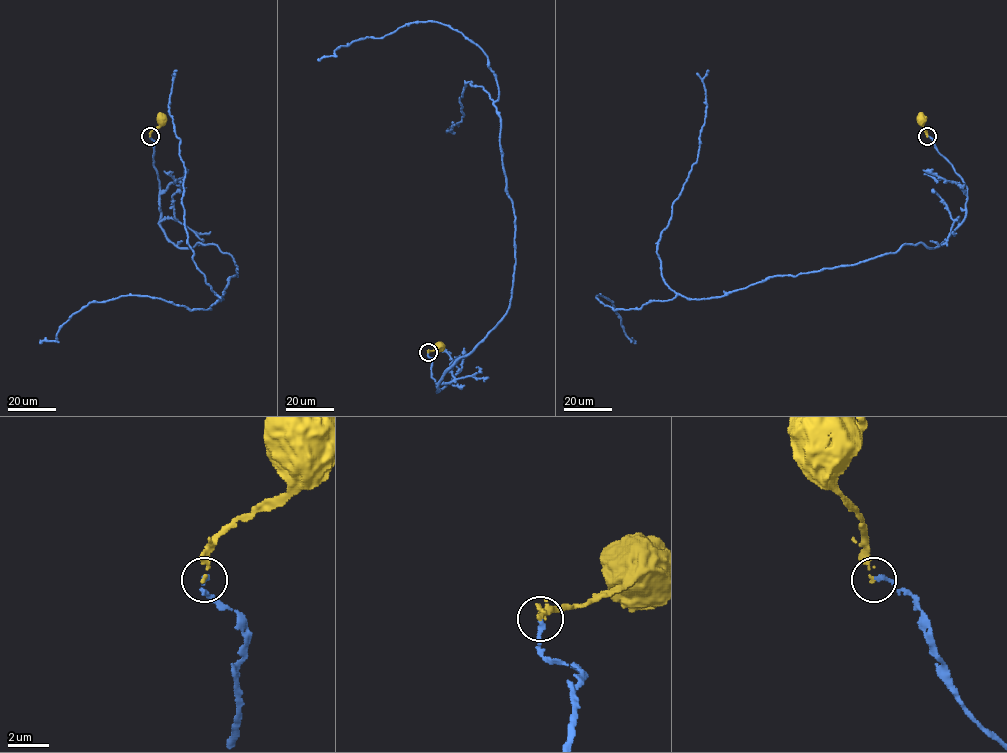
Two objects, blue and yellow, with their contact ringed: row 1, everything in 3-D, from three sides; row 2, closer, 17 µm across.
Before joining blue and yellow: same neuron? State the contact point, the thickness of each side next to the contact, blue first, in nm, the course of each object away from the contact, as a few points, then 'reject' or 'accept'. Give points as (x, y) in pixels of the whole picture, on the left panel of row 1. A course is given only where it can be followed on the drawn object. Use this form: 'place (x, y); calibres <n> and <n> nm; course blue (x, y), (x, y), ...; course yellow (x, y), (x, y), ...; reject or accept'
place (150, 136); calibres 220 and 130 nm; course blue (150, 136), (165, 236), (214, 244), (237, 276), (207, 310), (147, 296), (91, 302), (39, 343); course yellow (150, 136), (161, 119); accept

